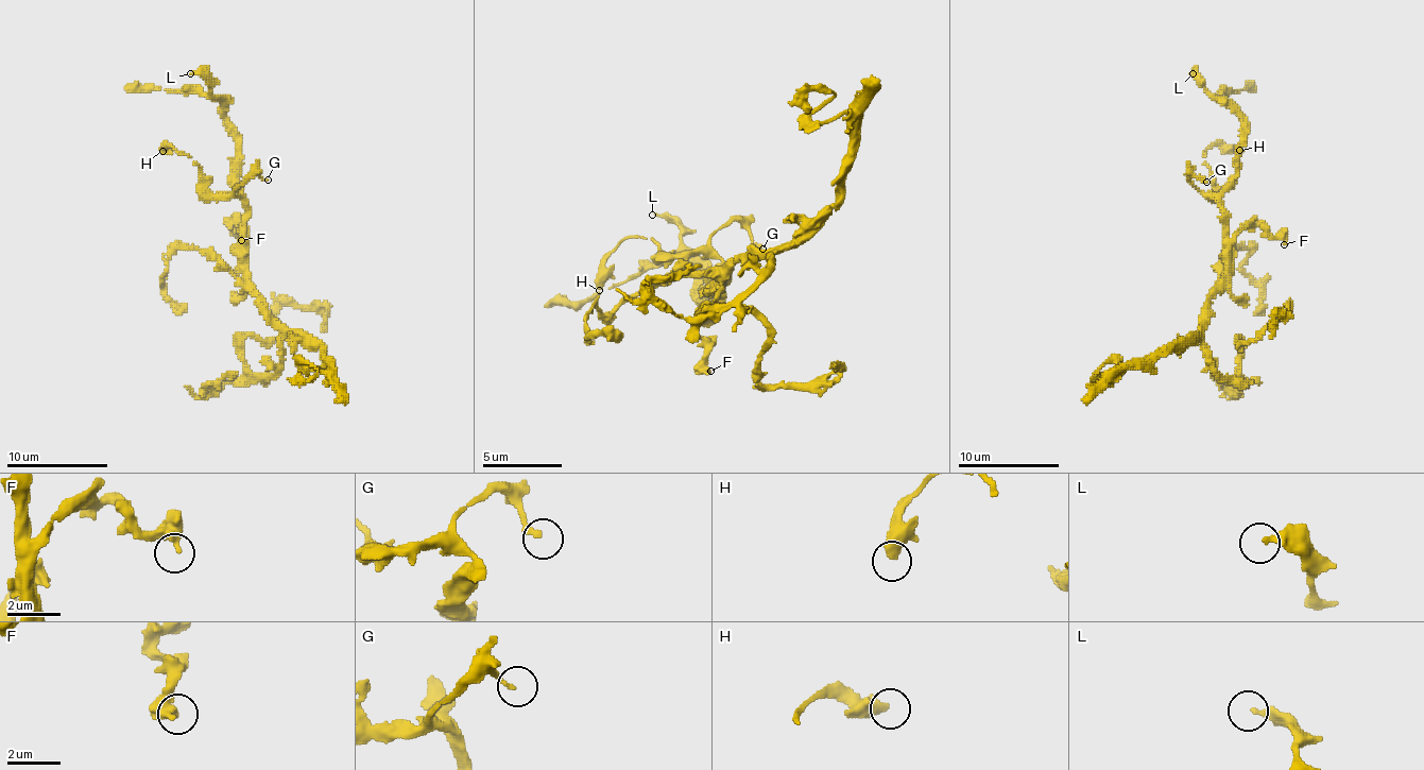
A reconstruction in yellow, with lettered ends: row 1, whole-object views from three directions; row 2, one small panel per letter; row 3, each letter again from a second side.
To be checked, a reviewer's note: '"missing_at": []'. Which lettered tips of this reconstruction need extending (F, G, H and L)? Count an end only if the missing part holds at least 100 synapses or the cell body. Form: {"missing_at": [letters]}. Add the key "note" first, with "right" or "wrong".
{"note": "right", "missing_at": []}

